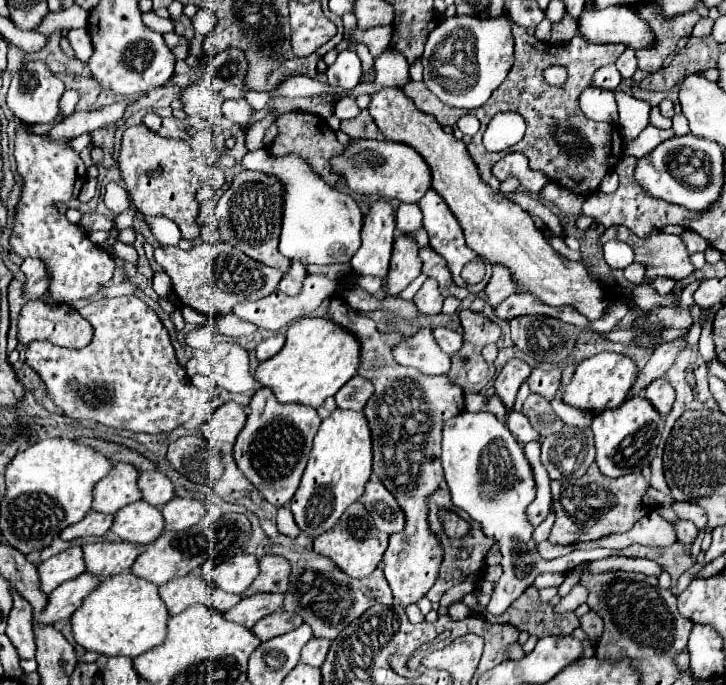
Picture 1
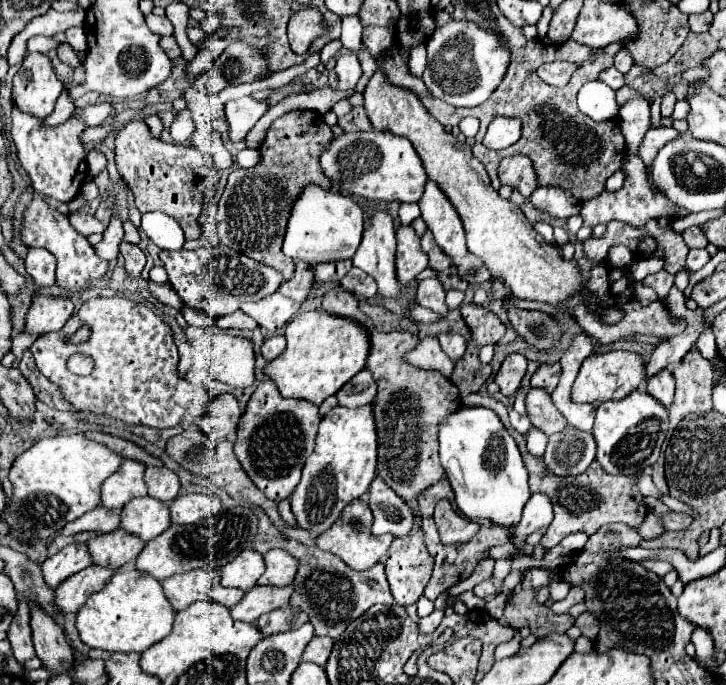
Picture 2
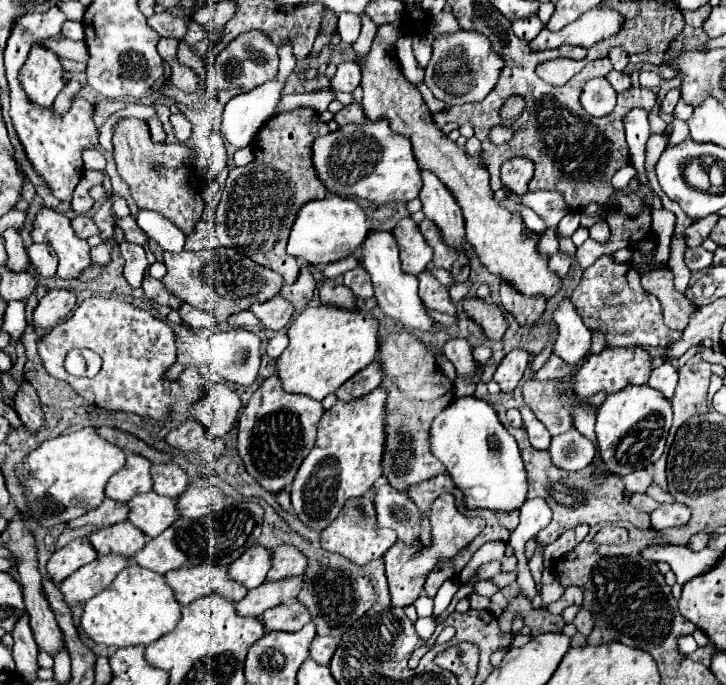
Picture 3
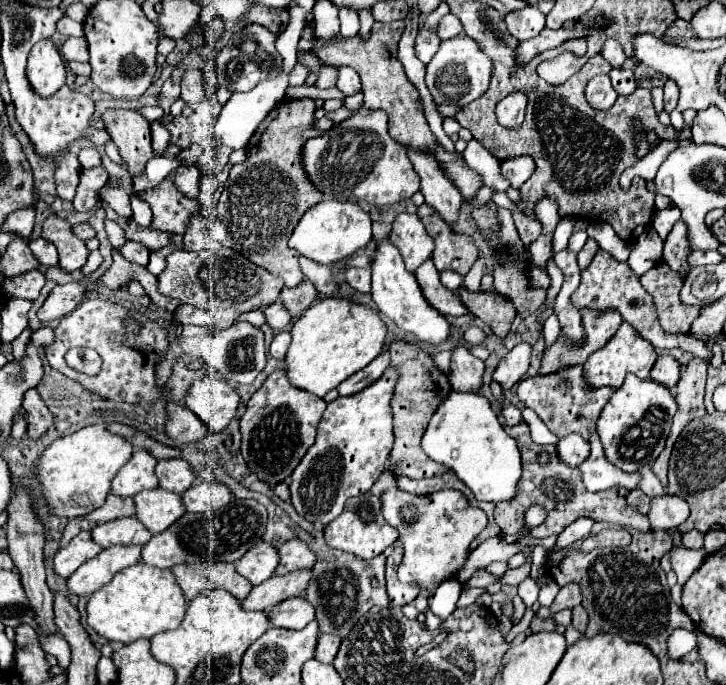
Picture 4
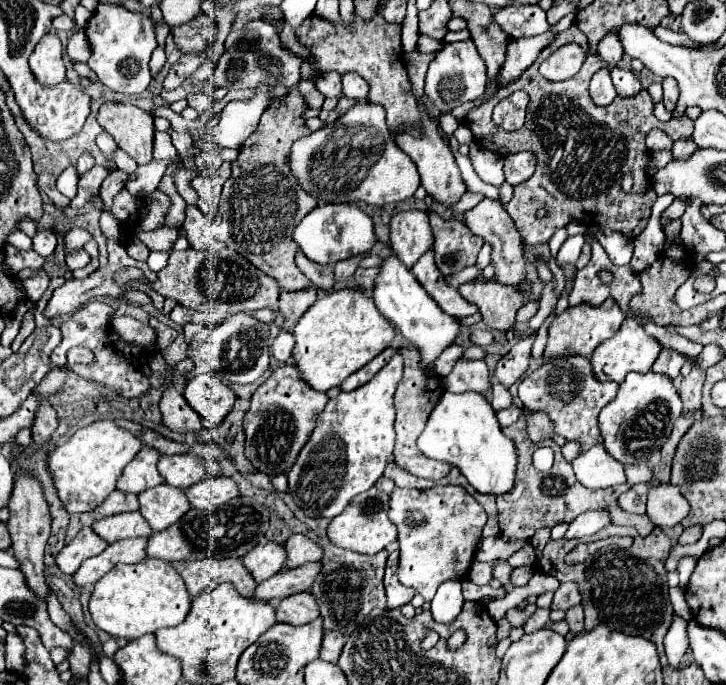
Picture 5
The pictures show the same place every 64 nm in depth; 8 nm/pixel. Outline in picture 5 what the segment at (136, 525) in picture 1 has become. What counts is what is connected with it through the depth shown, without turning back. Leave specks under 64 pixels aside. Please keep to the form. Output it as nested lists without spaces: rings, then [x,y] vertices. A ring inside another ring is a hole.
[[[170,484],[154,486],[138,494],[138,500],[140,500],[140,514],[144,514],[154,532],[172,526],[192,508],[188,504],[186,490],[174,488]]]

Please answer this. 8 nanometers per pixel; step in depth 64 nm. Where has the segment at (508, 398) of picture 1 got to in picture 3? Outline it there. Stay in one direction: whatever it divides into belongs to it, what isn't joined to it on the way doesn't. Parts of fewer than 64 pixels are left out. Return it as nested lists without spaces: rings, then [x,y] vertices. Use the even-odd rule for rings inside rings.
[[[514,348],[504,356],[498,370],[494,372],[494,380],[500,384],[502,392],[512,392],[518,386],[528,366],[528,360],[530,360],[530,354],[524,348]]]

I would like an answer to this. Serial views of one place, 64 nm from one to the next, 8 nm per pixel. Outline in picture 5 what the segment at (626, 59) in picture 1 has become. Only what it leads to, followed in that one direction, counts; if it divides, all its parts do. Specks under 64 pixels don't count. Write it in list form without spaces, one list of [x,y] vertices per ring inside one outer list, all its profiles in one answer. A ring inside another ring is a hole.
[[[616,33],[606,34],[606,36],[600,40],[596,52],[598,52],[598,56],[600,56],[602,60],[606,60],[606,62],[610,62],[610,64],[616,64],[616,62],[622,58],[622,54],[624,54],[622,48],[620,48],[620,40],[618,40]]]

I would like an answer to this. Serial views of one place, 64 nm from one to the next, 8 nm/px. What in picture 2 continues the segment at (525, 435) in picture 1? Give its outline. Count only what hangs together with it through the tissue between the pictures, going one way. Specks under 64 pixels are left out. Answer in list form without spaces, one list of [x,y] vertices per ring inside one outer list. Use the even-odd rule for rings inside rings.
[[[510,410],[510,424],[512,424],[512,428],[518,430],[520,434],[526,434],[528,428],[530,428],[528,416],[522,416],[522,414],[518,414],[516,410]]]

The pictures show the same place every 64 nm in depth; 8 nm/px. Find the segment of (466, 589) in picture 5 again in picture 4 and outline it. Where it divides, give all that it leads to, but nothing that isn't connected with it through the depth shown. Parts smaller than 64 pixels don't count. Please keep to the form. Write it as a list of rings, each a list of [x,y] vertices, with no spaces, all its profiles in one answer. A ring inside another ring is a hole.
[[[467,588],[462,590],[462,596],[458,600],[458,606],[468,606],[472,602],[476,602],[476,598],[480,598],[482,594],[486,594],[484,588]]]

